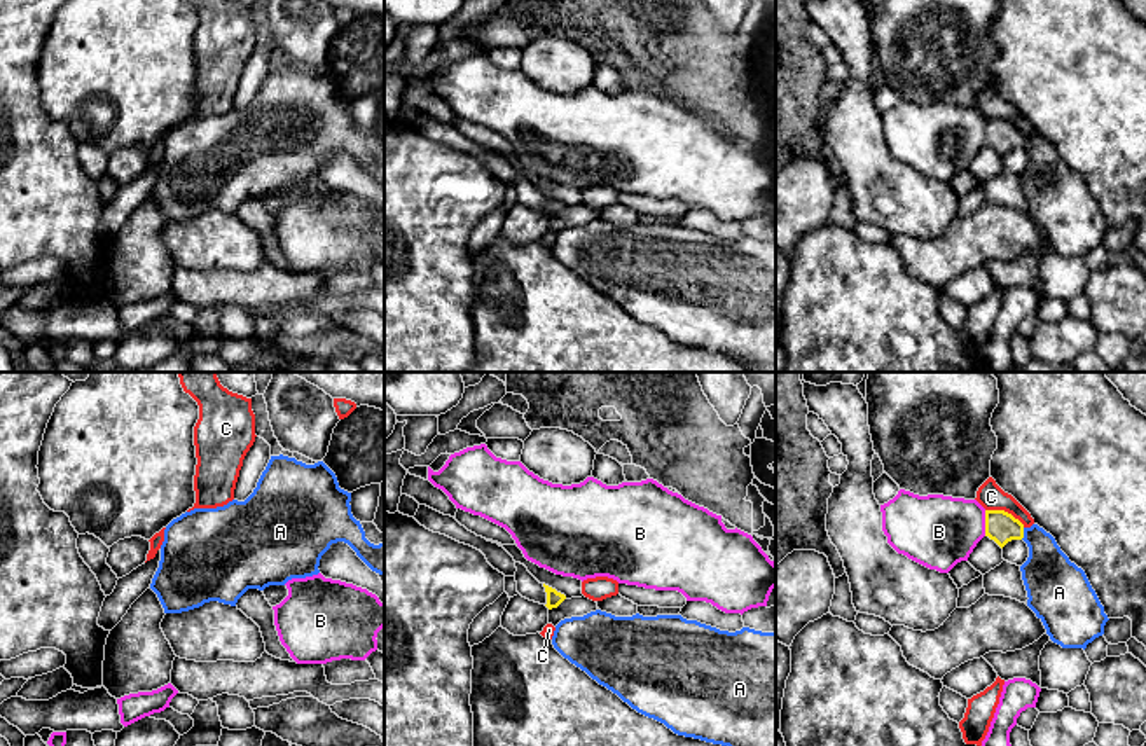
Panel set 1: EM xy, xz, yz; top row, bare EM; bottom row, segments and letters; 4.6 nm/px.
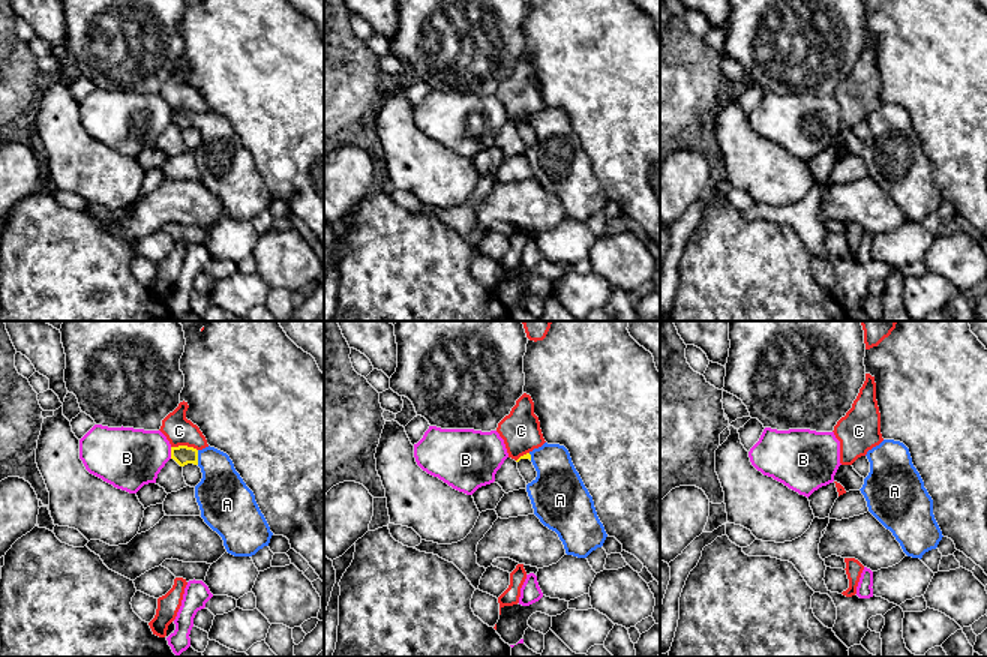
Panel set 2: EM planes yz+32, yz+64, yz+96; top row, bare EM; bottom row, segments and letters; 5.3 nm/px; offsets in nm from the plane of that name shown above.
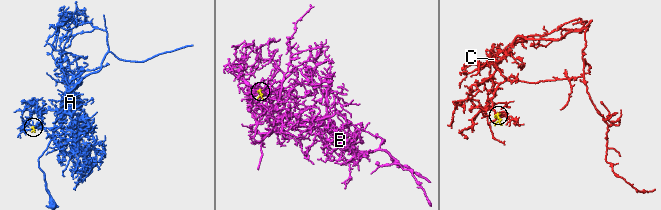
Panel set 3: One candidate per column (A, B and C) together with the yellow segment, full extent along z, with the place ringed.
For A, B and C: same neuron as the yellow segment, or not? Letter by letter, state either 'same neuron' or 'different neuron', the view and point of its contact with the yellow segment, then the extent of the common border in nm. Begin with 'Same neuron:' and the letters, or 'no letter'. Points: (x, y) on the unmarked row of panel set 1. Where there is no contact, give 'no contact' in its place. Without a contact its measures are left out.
Same neuron: A
A: same neuron; meets yellow in yz at (1022, 142); contact 60 nm long
B: different neuron; meets yellow in yz at (986, 131); contact 120 nm long
C: different neuron; meets yellow in yz at (1003, 119); contact 200 nm long

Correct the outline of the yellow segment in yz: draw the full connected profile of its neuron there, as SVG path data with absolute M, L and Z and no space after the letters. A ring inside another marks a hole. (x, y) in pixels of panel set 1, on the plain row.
M985 119L985 145L1001 157L1024 149L1029 166L1020 175L1027 215L1043 231L1050 248L1062 257L1087 257L1104 243L1109 229L1085 180L1060 159L1038 133L1025 136L1004 119Z

